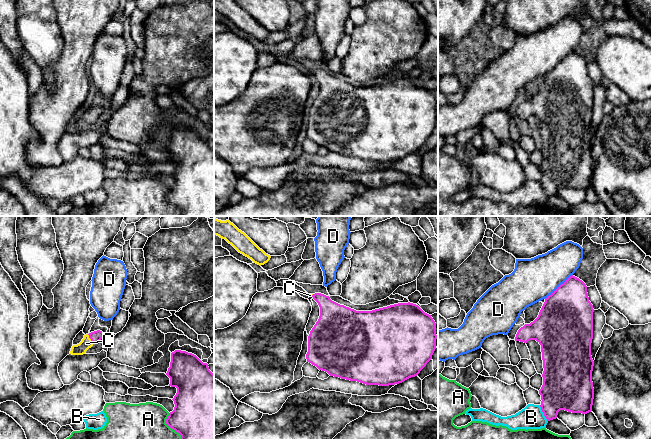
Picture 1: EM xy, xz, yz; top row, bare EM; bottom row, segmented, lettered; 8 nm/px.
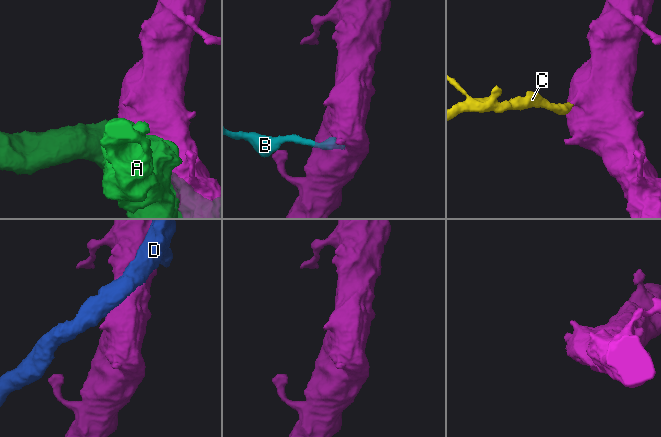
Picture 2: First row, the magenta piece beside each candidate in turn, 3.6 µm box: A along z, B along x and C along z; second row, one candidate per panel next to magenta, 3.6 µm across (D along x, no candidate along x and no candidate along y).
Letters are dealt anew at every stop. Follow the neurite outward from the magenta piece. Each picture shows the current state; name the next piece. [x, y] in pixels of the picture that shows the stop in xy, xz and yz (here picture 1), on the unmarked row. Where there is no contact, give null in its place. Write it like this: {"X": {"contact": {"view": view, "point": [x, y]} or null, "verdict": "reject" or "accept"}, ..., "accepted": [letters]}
{"A": {"contact": {"view": "xy", "point": [170, 203]}, "verdict": "reject"}, "B": {"contact": {"view": "yz", "point": [543, 188]}, "verdict": "reject"}, "C": {"contact": {"view": "xy", "point": [90, 114]}, "verdict": "accept"}, "D": {"contact": {"view": "yz", "point": [559, 62]}, "verdict": "reject"}, "accepted": ["C"]}

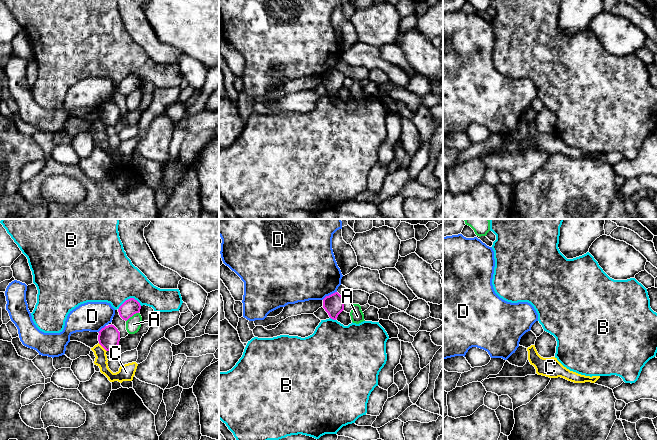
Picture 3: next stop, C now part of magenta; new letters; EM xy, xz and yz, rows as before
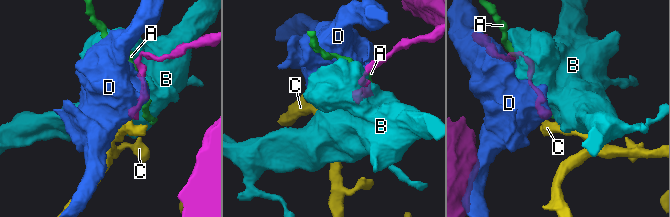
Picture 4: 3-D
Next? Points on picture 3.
{"A": {"contact": {"view": "xy", "point": [132, 91]}, "verdict": "reject"}, "B": {"contact": {"view": "xy", "point": [130, 74]}, "verdict": "reject"}, "C": {"contact": {"view": "xy", "point": [102, 122]}, "verdict": "reject"}, "D": {"contact": {"view": "xz", "point": [329, 71]}, "verdict": "reject"}, "accepted": []}

